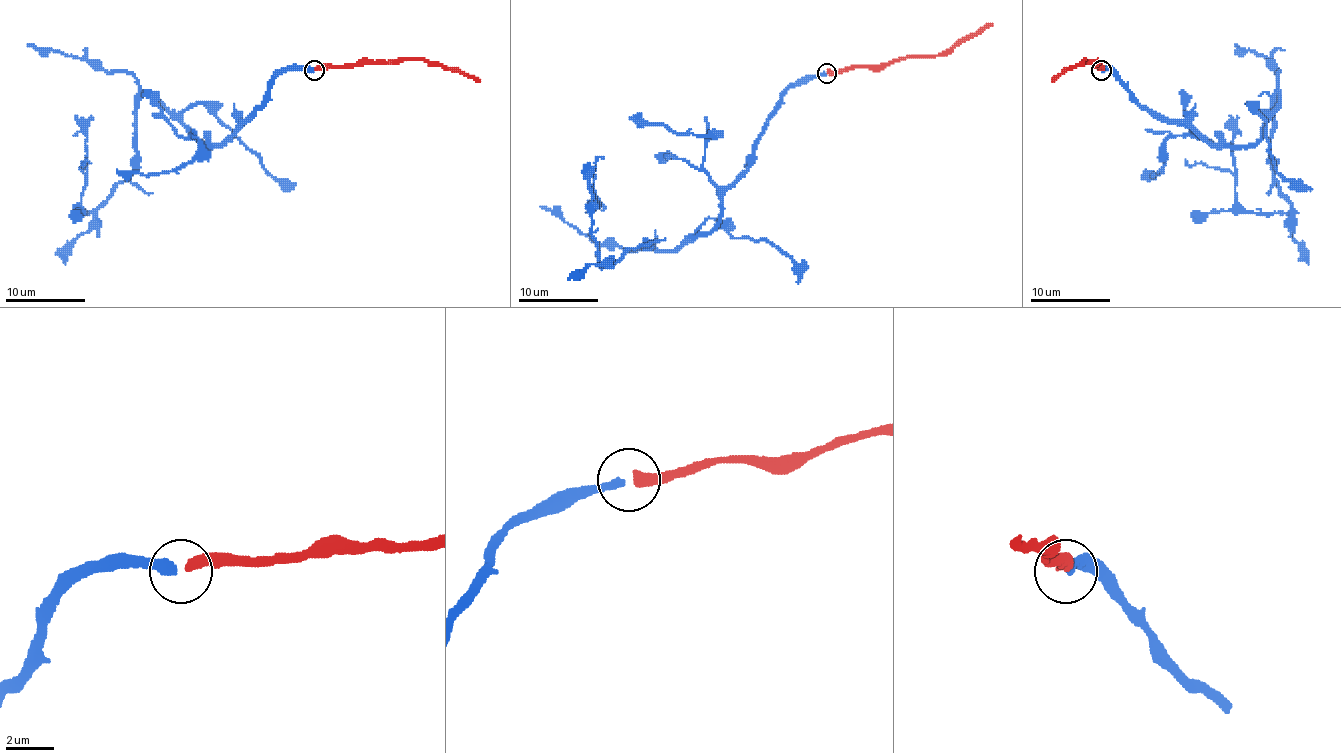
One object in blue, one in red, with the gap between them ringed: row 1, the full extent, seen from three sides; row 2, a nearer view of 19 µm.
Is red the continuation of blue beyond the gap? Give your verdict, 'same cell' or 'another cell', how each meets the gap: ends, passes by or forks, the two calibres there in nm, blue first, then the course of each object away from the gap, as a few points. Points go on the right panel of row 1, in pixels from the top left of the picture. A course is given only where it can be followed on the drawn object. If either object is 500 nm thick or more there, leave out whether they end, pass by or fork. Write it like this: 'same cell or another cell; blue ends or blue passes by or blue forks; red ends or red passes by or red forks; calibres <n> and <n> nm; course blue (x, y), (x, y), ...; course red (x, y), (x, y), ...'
same cell; blue ends; red ends; calibres 380 and 400 nm; course blue (1102, 70), (1141, 105), (1225, 145), (1260, 137), (1278, 93), (1270, 167), (1292, 213), (1241, 207), (1229, 115); course red (1102, 70), (1086, 60), (1068, 68), (1052, 82)

